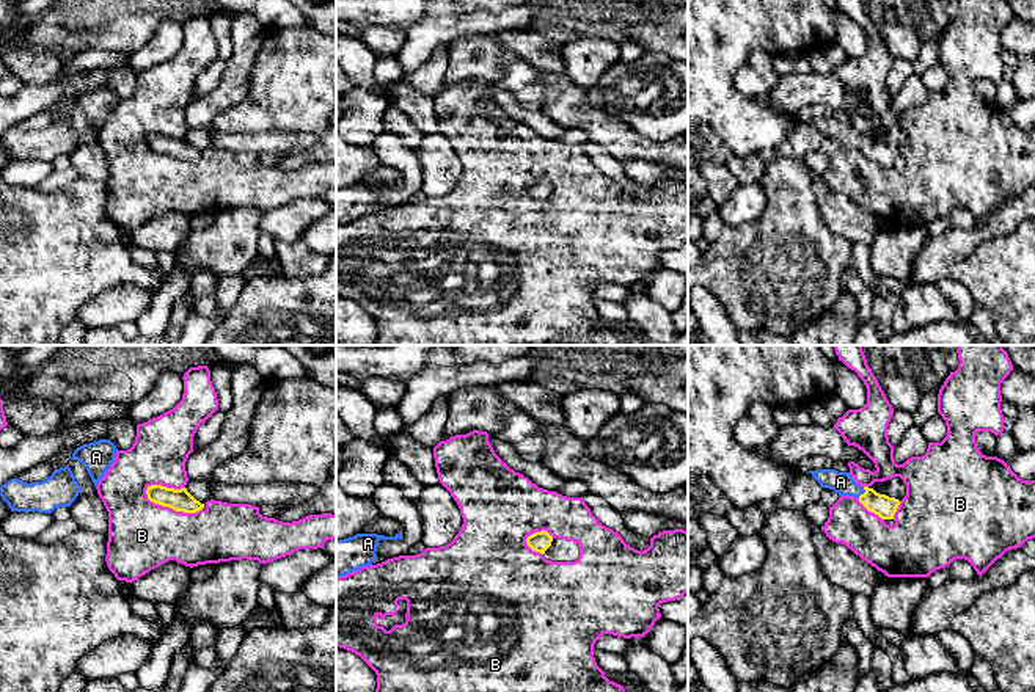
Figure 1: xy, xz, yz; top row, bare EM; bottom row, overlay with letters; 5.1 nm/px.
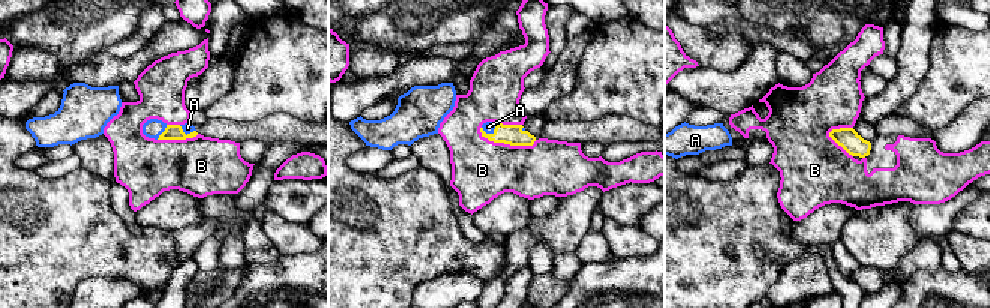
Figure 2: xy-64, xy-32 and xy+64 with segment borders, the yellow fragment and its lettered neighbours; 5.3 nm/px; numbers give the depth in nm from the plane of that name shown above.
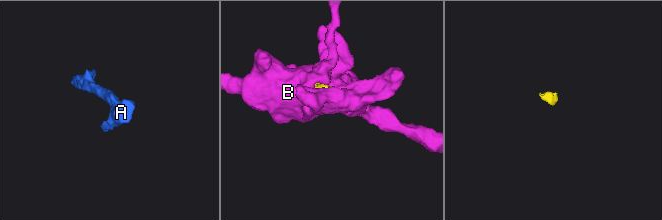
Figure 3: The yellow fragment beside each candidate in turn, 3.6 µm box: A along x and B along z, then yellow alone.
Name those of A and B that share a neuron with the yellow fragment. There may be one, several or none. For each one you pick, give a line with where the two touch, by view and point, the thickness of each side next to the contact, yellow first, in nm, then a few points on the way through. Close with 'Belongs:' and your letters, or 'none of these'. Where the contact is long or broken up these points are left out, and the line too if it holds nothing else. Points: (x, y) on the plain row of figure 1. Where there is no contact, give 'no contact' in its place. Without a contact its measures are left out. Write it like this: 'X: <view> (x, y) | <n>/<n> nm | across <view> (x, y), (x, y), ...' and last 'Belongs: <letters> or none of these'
A: yz (864, 142) | 120/110 nm | across yz (883, 154), (874, 151), (864, 142), (841, 131)
Belongs: A

